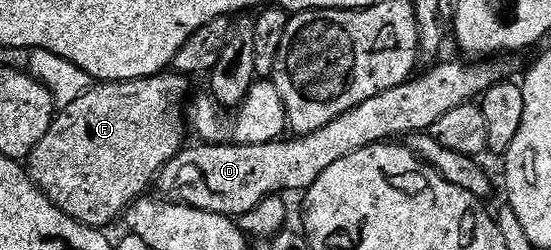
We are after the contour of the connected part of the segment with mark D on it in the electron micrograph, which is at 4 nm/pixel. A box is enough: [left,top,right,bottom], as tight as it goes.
[155,59,509,219]

